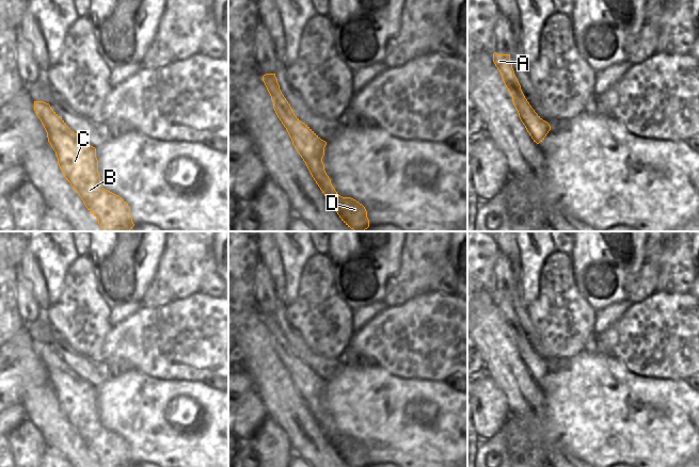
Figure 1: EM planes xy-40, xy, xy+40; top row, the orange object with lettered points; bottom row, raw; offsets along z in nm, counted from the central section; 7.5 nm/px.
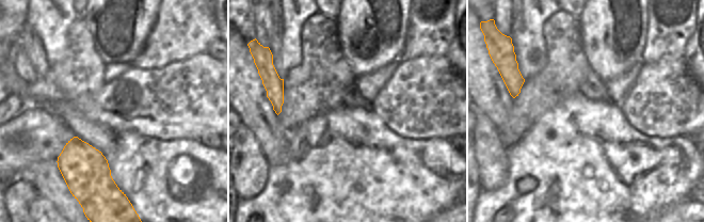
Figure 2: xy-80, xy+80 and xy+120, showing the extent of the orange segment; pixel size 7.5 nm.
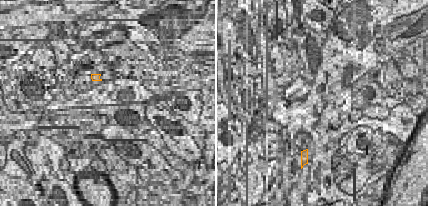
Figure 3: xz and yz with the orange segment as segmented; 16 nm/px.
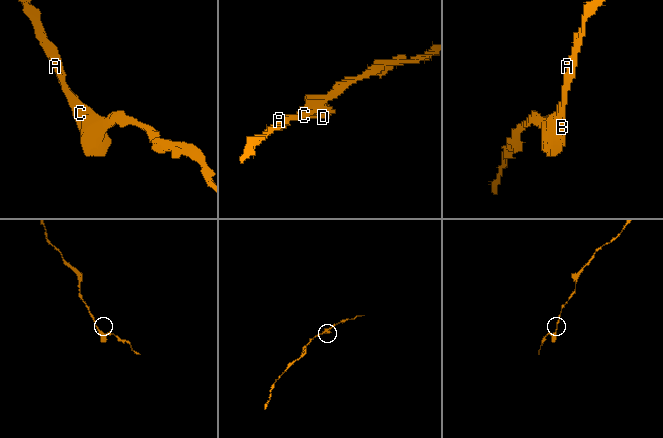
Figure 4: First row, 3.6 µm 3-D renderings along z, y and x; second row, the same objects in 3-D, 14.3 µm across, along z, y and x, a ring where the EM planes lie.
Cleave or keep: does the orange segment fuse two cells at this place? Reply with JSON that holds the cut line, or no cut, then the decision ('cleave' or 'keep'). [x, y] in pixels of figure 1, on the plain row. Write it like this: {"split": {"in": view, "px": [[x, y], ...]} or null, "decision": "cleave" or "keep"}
{"split": null, "decision": "keep"}

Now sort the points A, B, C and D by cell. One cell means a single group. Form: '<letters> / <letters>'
A B C D

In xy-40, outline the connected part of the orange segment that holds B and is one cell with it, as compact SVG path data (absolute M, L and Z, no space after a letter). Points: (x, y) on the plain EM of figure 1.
M34 340L34 350L47 371L48 381L55 390L58 403L64 416L79 433L88 449L98 458L100 466L132 467L134 463L128 442L118 434L104 428L100 422L96 387L72 370L49 342Z

